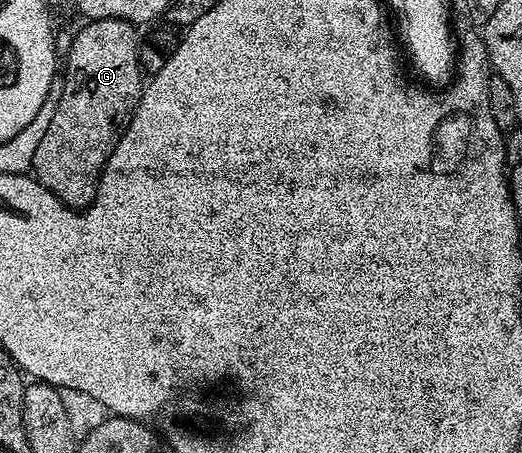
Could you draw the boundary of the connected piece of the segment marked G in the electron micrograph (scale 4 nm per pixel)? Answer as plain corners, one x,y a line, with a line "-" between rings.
92,19
82,25
84,27
76,33
67,51
67,72
61,75
63,92
57,101
53,121
49,121
49,133
41,137
41,145
37,145
37,153
33,153
31,166
34,178
72,209
86,209
95,200
103,166
129,125
145,86
145,70
139,62
141,37
132,24
123,19

